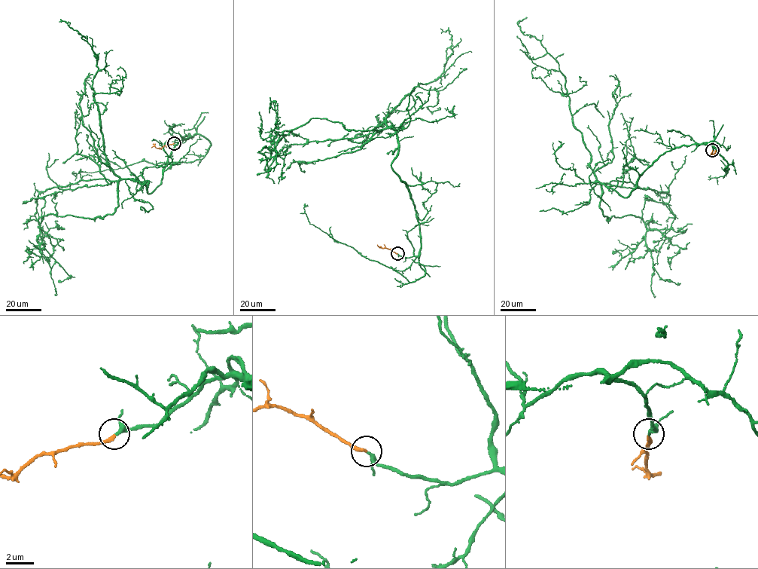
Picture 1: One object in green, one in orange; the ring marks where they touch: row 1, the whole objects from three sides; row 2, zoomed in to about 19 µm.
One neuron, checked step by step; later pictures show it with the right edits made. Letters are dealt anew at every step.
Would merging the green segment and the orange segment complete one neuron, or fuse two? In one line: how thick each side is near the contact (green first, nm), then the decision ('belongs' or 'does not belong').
240 nm thick on the green side, 260 nm on the other; belongs

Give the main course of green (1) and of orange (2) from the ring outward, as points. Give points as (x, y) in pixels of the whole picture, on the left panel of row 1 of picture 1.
1: (174, 143), (192, 136), (150, 192), (120, 179), (111, 214), (38, 218), (45, 249), (71, 276), (58, 280)
2: (174, 143), (161, 148), (151, 148)

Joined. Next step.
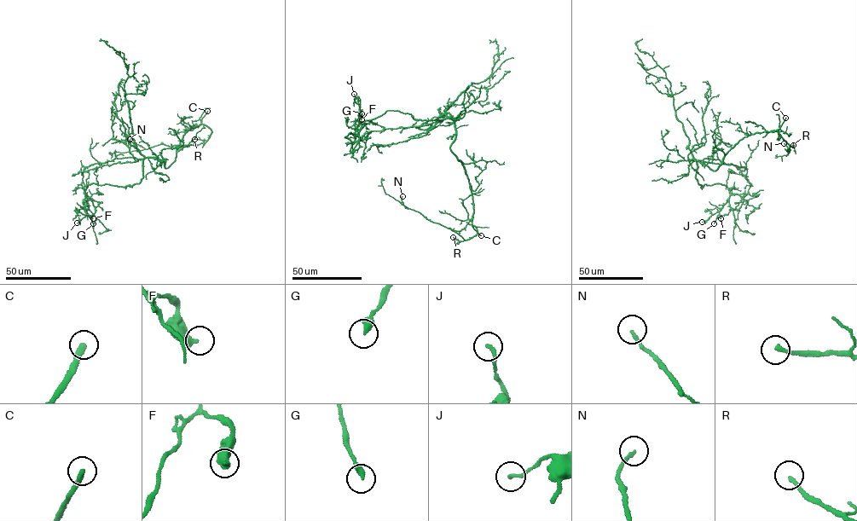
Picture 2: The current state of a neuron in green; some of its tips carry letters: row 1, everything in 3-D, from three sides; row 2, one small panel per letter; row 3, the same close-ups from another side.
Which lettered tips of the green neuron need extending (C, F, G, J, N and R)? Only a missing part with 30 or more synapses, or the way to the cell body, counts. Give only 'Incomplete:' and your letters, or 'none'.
Incomplete: C

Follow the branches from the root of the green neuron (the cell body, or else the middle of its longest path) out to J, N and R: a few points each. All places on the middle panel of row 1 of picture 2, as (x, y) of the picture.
J: (457, 157), (450, 148), (455, 131), (451, 118), (415, 119), (410, 114), (387, 110), (361, 124), (354, 94)
N: (457, 157), (469, 181), (472, 225), (477, 234), (465, 240), (406, 207), (402, 196)
R: (457, 157), (469, 181), (473, 209), (472, 225), (475, 226), (477, 232), (460, 241), (453, 237)

